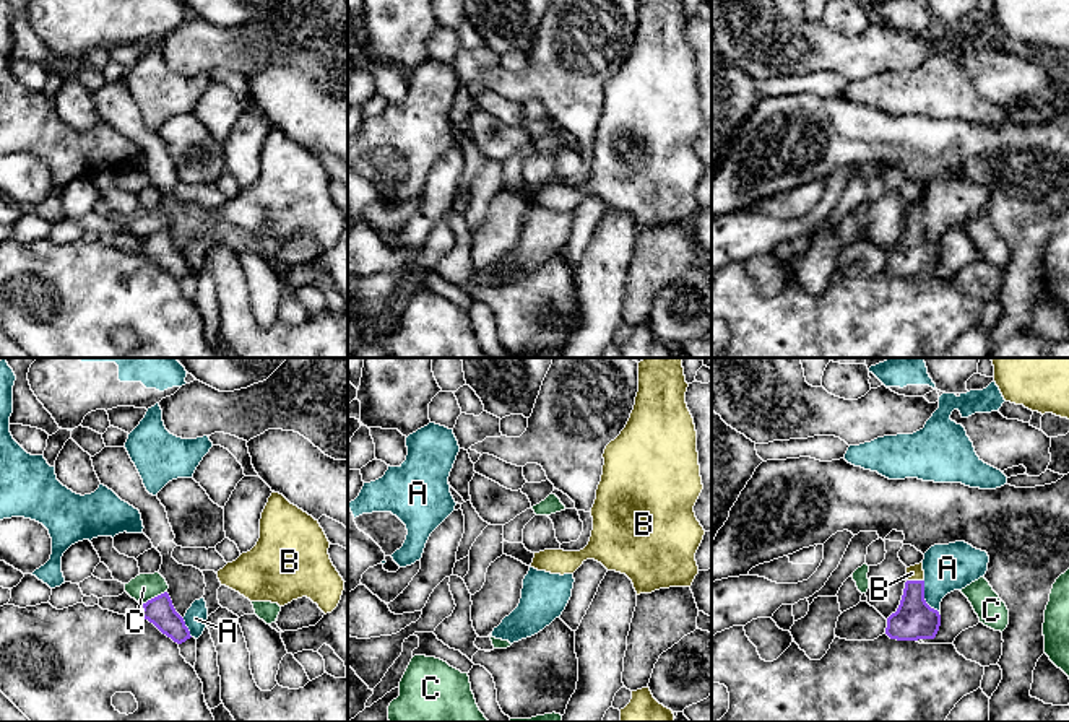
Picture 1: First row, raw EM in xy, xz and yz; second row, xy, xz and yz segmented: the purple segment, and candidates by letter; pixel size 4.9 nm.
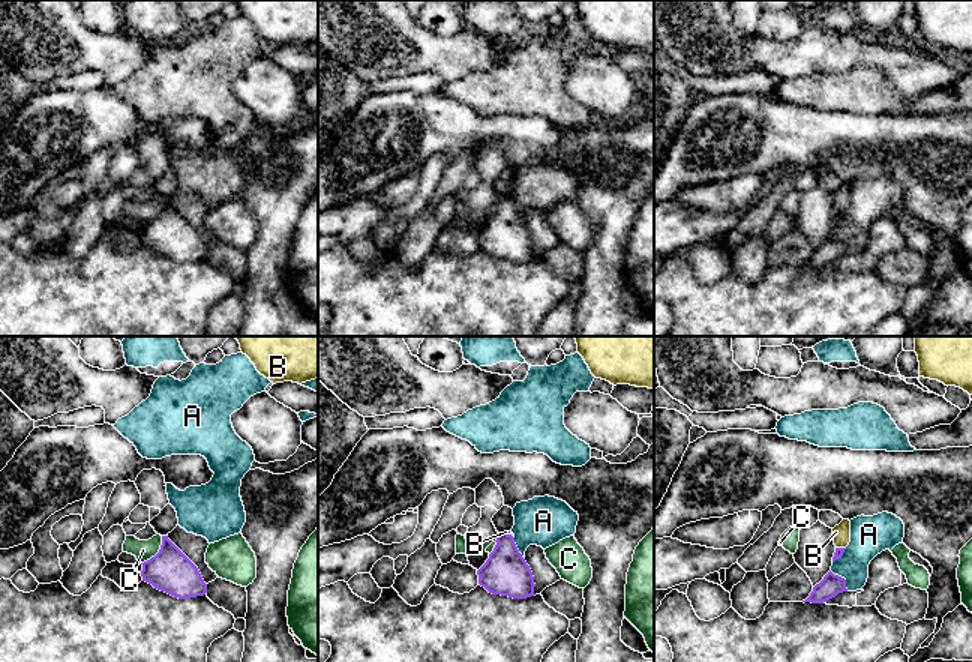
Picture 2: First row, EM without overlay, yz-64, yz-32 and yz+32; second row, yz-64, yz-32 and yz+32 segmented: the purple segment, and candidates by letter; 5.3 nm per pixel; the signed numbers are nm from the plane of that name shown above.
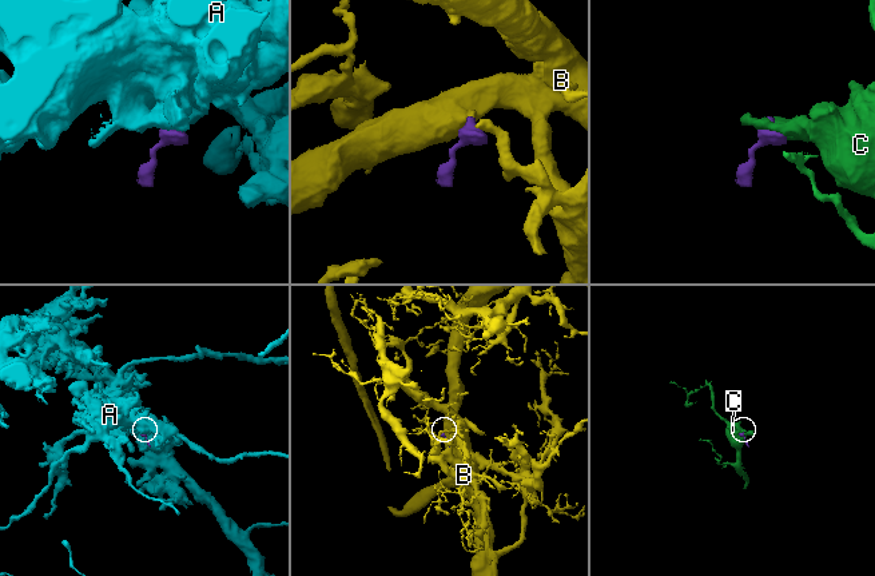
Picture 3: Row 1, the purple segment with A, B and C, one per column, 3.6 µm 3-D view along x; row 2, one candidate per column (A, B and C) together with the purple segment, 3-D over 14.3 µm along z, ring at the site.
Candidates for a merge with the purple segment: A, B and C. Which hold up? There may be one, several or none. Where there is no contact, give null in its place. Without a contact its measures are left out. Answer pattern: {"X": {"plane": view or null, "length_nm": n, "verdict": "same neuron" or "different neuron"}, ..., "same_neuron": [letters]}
{"A": {"plane": "yz", "length_nm": 200, "verdict": "different neuron"}, "B": {"plane": "yz", "length_nm": 80, "verdict": "same neuron"}, "C": {"plane": "xy", "length_nm": 140, "verdict": "different neuron"}, "same_neuron": ["B"]}

